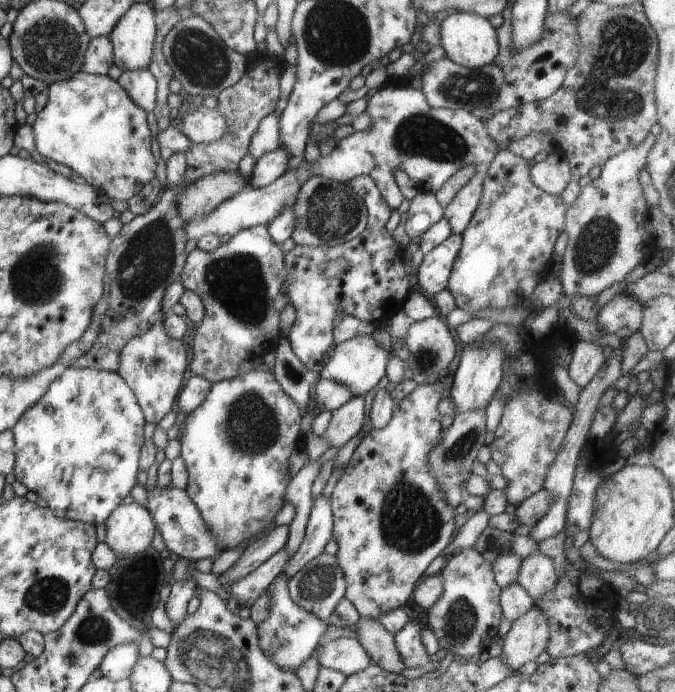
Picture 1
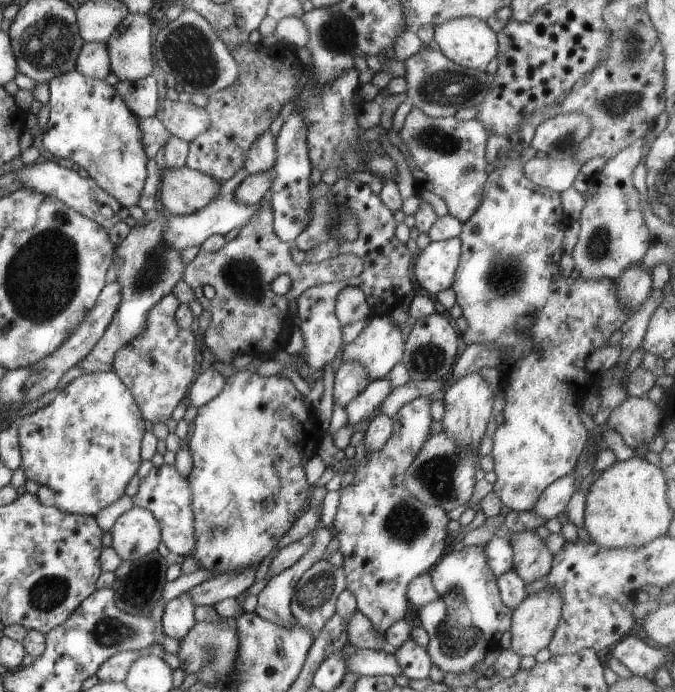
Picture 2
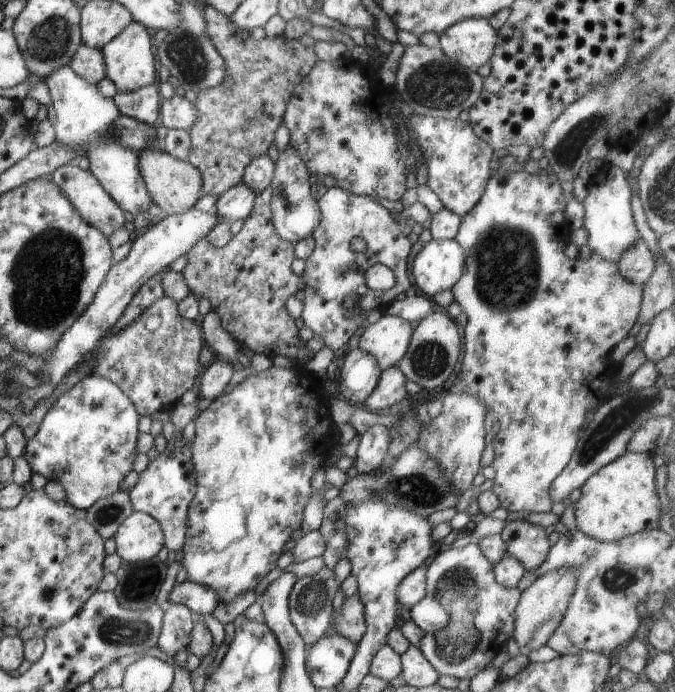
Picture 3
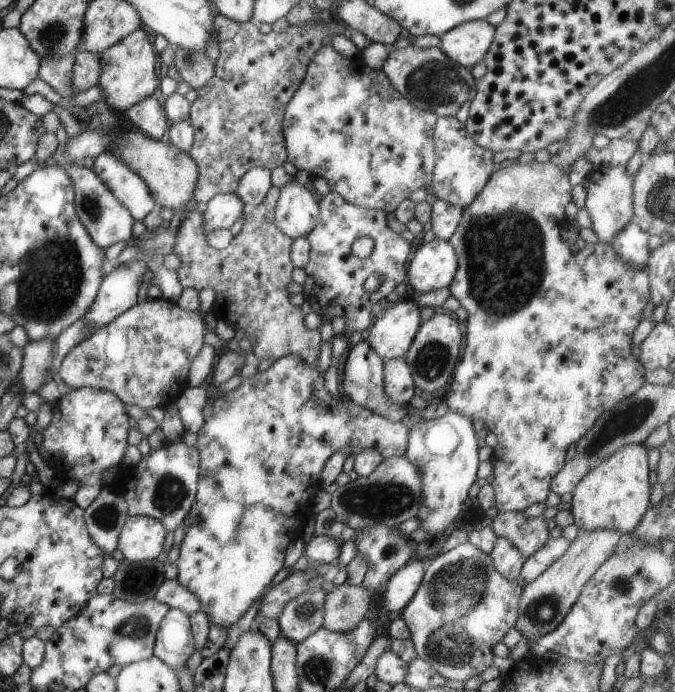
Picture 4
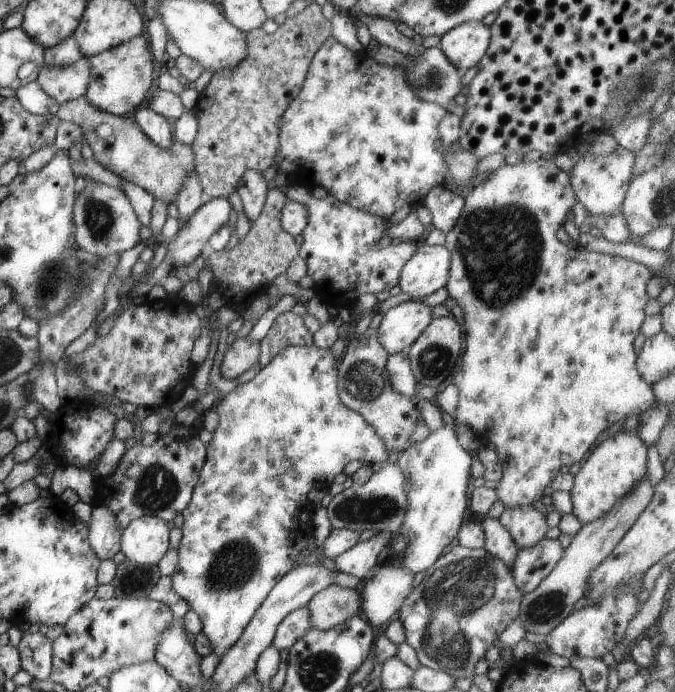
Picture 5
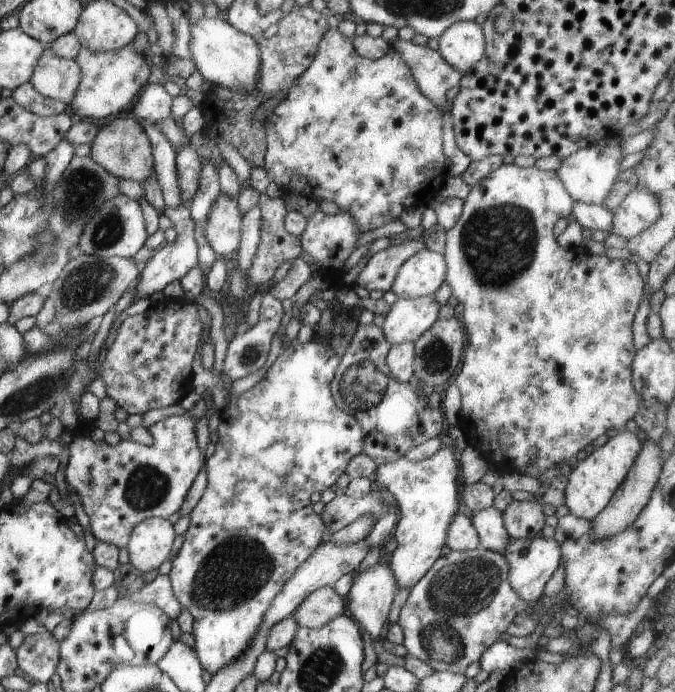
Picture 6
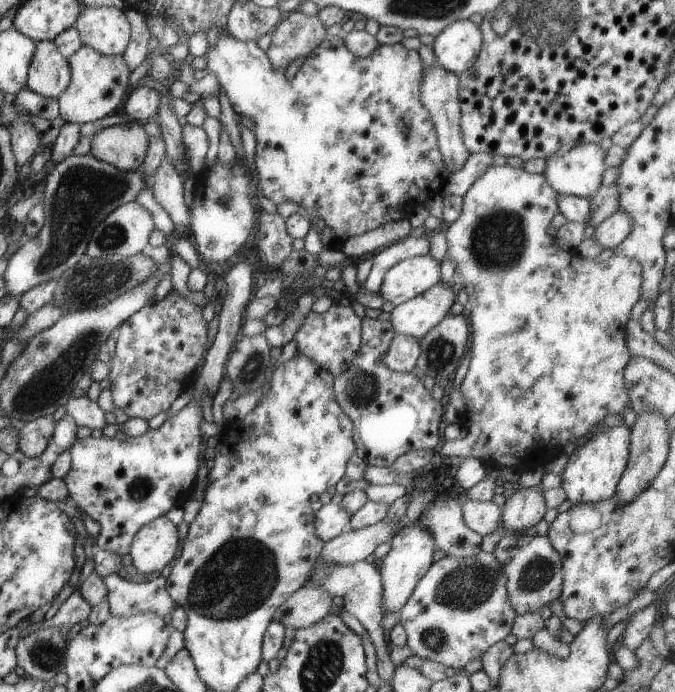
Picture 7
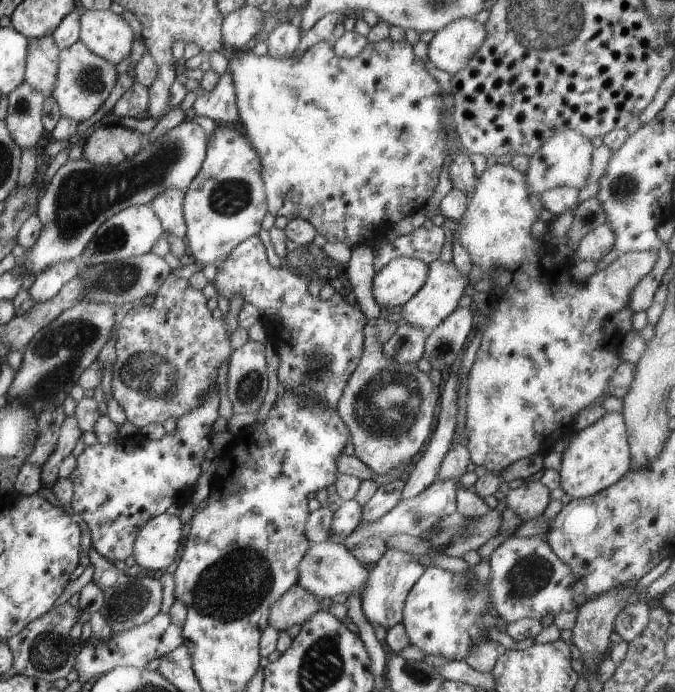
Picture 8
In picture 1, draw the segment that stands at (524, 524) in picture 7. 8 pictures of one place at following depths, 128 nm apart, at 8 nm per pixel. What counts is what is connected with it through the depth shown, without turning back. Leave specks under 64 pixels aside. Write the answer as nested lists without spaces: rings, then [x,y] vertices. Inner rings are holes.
[[[535,549],[519,561],[516,583],[536,602],[536,598],[553,588],[557,577],[553,561]]]

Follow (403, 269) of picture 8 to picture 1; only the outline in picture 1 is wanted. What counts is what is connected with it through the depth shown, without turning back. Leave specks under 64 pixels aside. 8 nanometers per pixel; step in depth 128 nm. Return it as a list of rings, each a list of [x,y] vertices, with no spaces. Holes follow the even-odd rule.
[[[451,233],[423,255],[415,274],[415,280],[423,292],[433,295],[446,288],[461,241],[459,233]]]

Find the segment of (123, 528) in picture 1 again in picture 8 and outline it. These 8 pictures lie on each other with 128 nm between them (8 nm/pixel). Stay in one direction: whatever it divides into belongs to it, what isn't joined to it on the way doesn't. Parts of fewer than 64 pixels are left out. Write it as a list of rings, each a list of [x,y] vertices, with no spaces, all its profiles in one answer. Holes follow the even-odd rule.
[[[161,513],[144,522],[132,541],[132,556],[145,570],[162,573],[175,560],[182,542],[179,517]]]

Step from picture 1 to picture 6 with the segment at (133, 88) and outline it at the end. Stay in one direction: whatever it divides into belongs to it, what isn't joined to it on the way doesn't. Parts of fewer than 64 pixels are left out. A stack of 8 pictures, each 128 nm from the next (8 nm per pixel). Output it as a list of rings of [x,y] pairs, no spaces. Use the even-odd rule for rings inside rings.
[[[143,121],[141,126],[150,142],[154,176],[161,186],[164,206],[174,209],[183,204],[176,175],[174,149],[165,136],[153,127],[153,124]]]

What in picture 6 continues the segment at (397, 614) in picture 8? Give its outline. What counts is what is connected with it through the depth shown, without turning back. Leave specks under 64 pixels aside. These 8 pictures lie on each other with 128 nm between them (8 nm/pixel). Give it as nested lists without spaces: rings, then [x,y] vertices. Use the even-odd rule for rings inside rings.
[[[441,446],[439,449],[433,454],[433,456],[422,459],[420,461],[416,462],[410,462],[409,460],[406,460],[404,457],[399,457],[397,460],[394,460],[393,462],[388,462],[385,464],[382,464],[381,466],[378,466],[372,476],[371,479],[375,480],[377,483],[381,483],[384,487],[386,487],[386,490],[389,491],[393,496],[395,497],[396,504],[397,504],[397,511],[398,511],[398,521],[395,523],[394,530],[392,531],[392,537],[396,540],[396,547],[394,548],[393,552],[391,552],[390,558],[389,558],[389,570],[393,573],[394,581],[397,585],[397,592],[401,590],[402,588],[410,589],[417,584],[417,581],[429,570],[429,567],[437,560],[437,557],[440,556],[441,548],[443,548],[443,545],[445,545],[445,539],[446,539],[446,530],[447,525],[450,524],[452,521],[453,515],[457,513],[457,483],[459,483],[459,472],[458,472],[458,460],[455,460],[455,457],[453,455],[453,446]]]

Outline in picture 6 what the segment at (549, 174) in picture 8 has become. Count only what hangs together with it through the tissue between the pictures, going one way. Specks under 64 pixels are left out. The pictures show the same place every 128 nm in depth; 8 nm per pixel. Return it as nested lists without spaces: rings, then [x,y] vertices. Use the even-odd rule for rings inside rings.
[[[598,144],[581,147],[579,150],[573,151],[570,155],[563,157],[560,160],[559,166],[554,173],[561,181],[562,187],[565,188],[567,194],[574,201],[581,201],[582,203],[595,203],[600,204],[603,202],[603,198],[608,195],[609,190],[612,189],[612,184],[618,175],[618,168],[620,160],[624,157],[620,152],[620,148],[617,146],[607,145],[600,147]]]

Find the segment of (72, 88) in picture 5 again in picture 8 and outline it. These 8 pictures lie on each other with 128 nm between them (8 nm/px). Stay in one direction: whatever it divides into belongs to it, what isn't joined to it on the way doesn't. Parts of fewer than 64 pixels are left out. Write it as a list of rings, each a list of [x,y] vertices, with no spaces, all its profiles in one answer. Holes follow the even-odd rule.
[[[51,35],[28,39],[24,81],[45,96],[56,81],[58,52]]]

